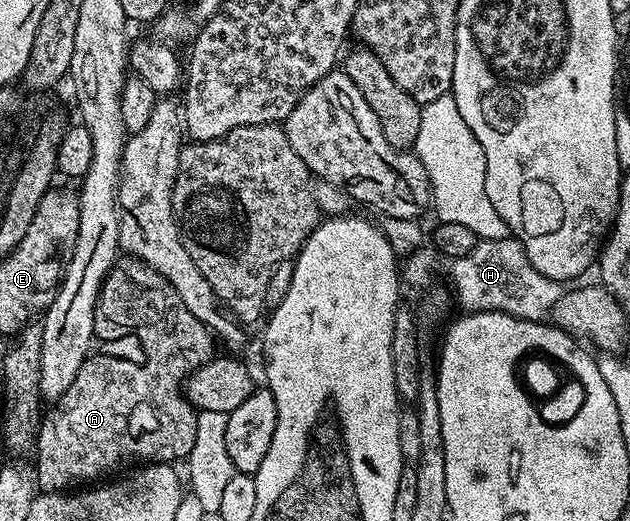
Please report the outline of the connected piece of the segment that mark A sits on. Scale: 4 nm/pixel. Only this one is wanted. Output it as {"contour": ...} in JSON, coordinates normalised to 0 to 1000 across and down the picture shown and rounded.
{"contour":[[[202,489],[194,497],[184,499],[183,507],[176,512],[176,522],[171,524],[170,534],[163,539],[162,555],[157,557],[157,580],[151,585],[151,647],[156,649],[159,656],[165,658],[179,653],[183,647],[205,645],[208,641],[214,641],[217,651],[227,660],[229,678],[233,683],[233,691],[227,699],[243,724],[233,720],[233,724],[227,727],[227,716],[224,716],[224,712],[217,712],[214,724],[205,724],[205,720],[208,720],[205,712],[211,712],[211,708],[198,708],[198,693],[165,681],[154,681],[154,685],[151,685],[152,681],[140,683],[138,691],[129,697],[129,712],[122,712],[122,727],[116,727],[116,735],[110,735],[103,758],[97,758],[84,772],[79,783],[76,783],[81,787],[78,787],[76,793],[73,787],[73,791],[67,795],[62,810],[62,827],[56,841],[56,858],[52,864],[52,879],[56,877],[56,885],[52,883],[52,898],[56,902],[56,919],[60,937],[67,940],[67,944],[90,946],[111,940],[114,935],[130,933],[133,927],[149,925],[152,919],[157,919],[149,919],[149,916],[157,916],[162,908],[173,906],[194,877],[222,877],[222,887],[227,889],[271,889],[279,883],[276,877],[297,881],[302,868],[306,866],[306,854],[311,848],[313,837],[314,791],[310,779],[305,777],[287,752],[287,733],[302,718],[305,708],[316,708],[327,693],[333,693],[337,685],[343,683],[343,649],[338,645],[335,633],[325,628],[325,620],[319,620],[313,612],[313,605],[306,605],[298,597],[294,589],[294,582],[287,574],[287,566],[281,566],[278,553],[263,539],[249,518],[243,512],[237,512],[230,503],[222,501],[219,493]]]}

